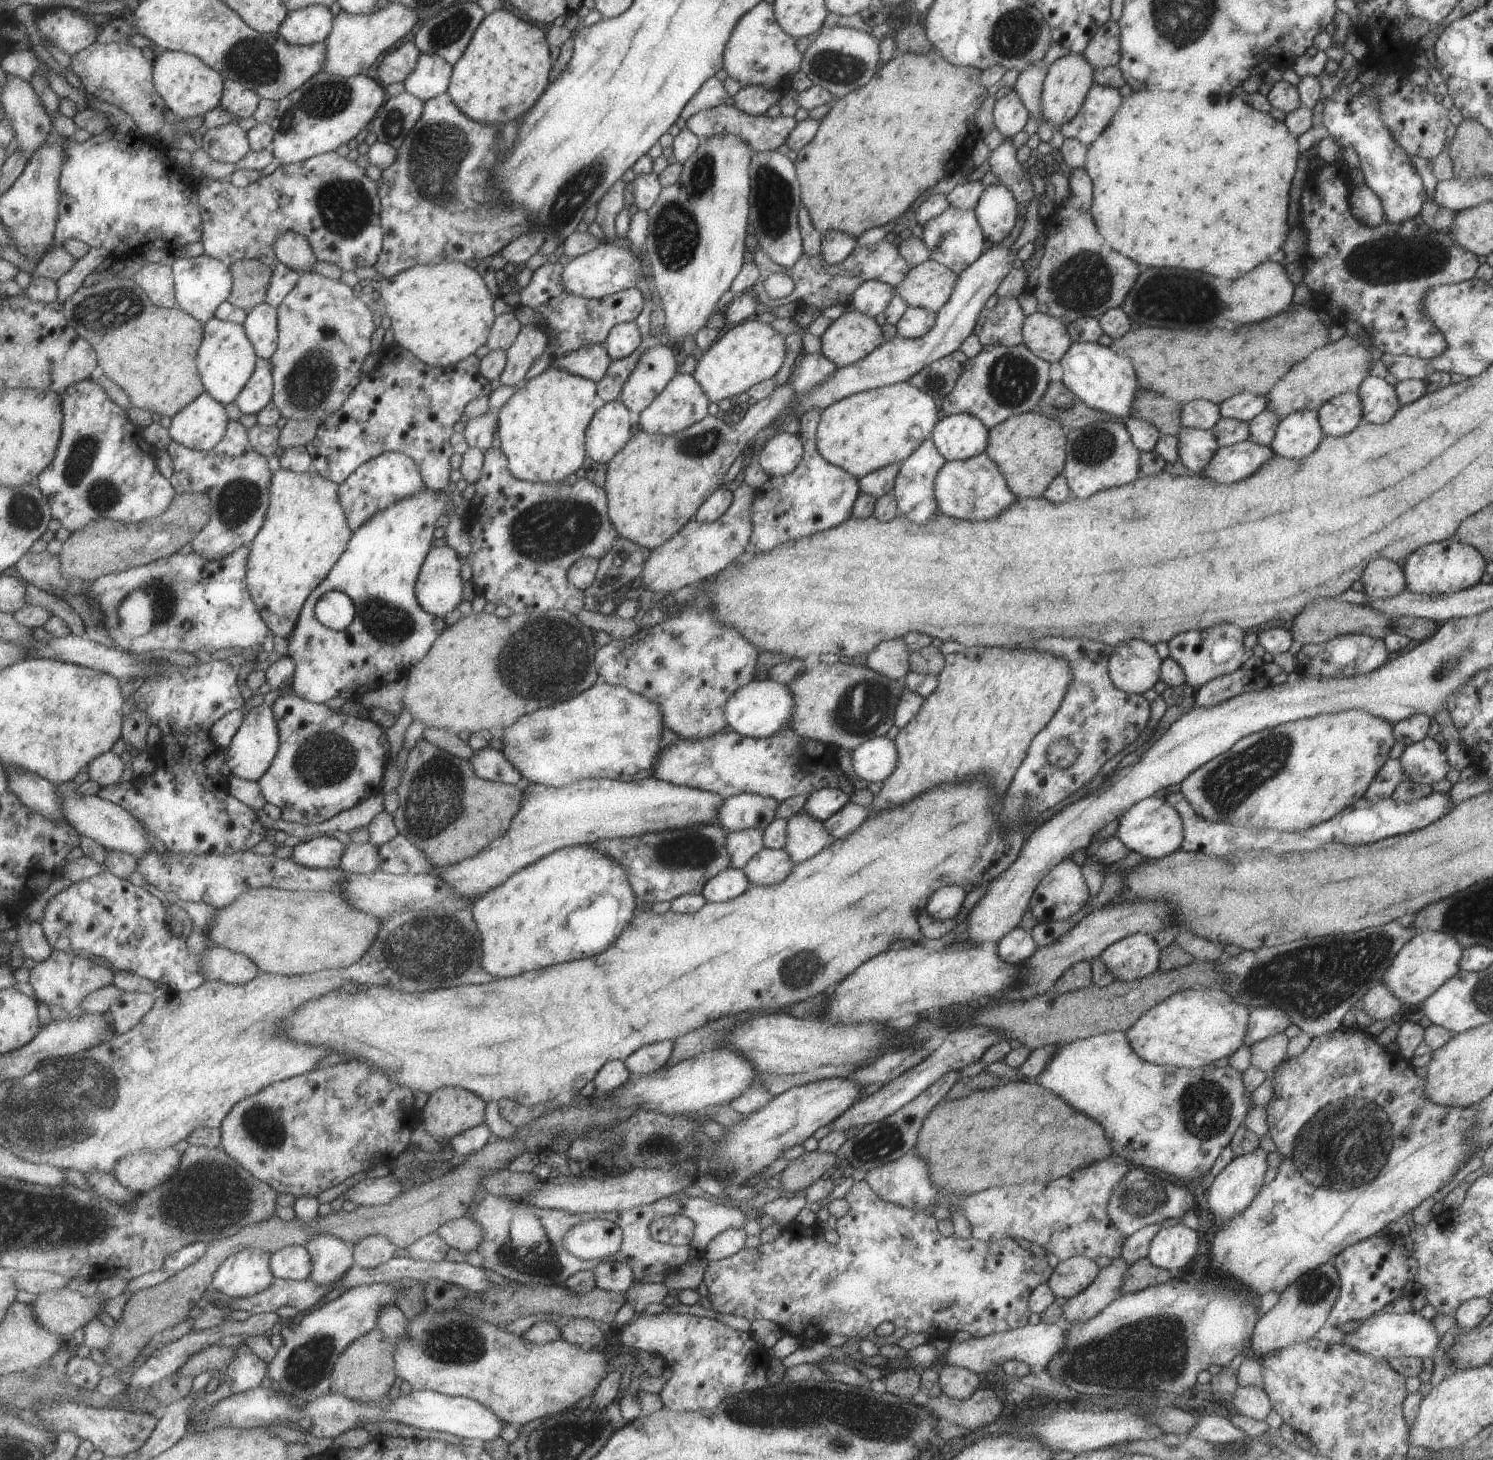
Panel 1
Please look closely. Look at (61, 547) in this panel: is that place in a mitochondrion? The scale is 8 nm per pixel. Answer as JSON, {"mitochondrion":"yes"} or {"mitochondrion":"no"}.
{"mitochondrion":"no"}

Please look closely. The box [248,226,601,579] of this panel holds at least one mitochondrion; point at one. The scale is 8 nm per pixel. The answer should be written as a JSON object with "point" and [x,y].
{"point":[310,381]}

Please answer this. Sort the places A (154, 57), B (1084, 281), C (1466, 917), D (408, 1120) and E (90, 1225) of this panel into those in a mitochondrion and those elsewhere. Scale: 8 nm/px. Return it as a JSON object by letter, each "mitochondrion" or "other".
{"A":"other","B":"mitochondrion","C":"mitochondrion","D":"other","E":"mitochondrion"}

